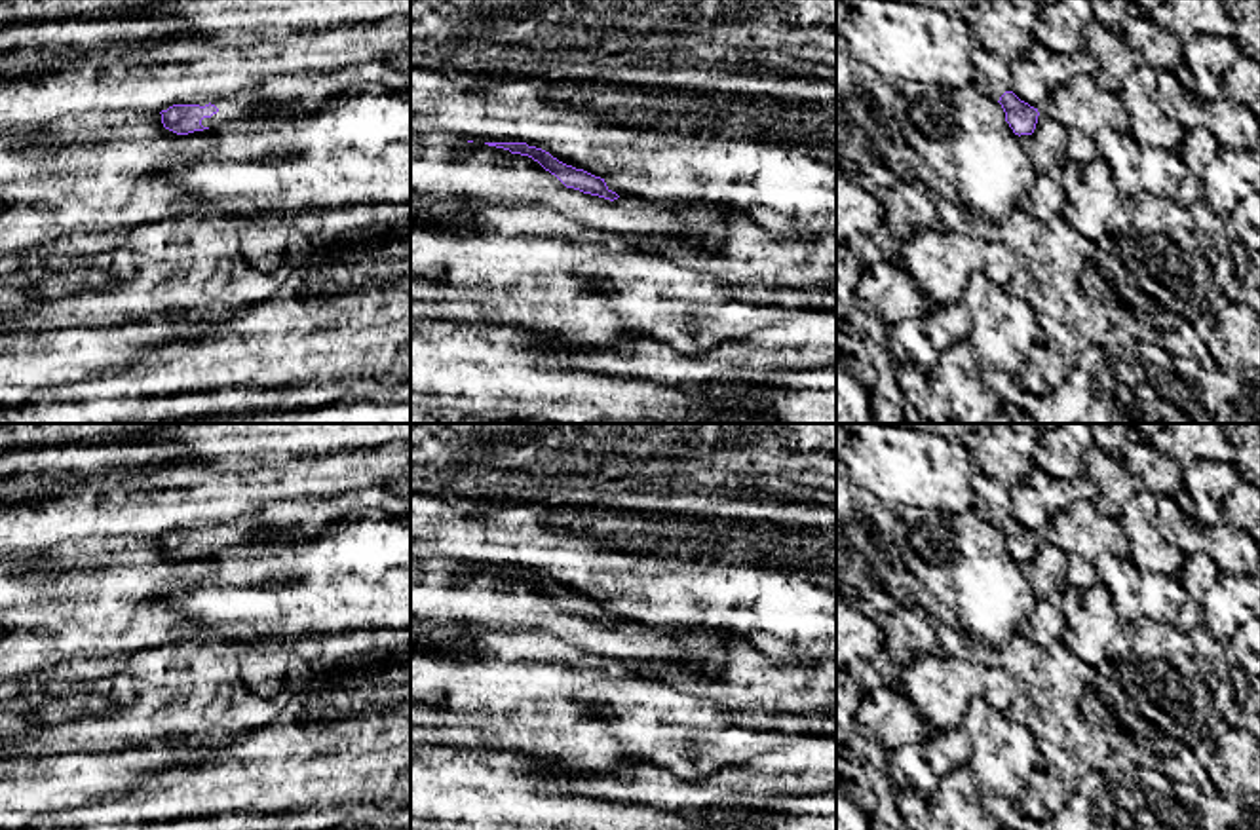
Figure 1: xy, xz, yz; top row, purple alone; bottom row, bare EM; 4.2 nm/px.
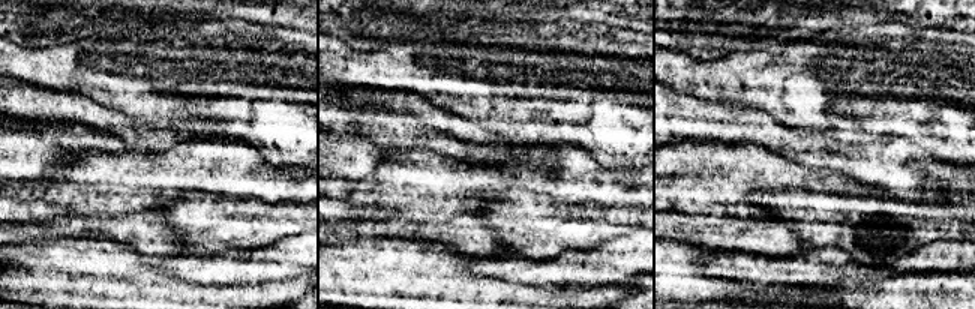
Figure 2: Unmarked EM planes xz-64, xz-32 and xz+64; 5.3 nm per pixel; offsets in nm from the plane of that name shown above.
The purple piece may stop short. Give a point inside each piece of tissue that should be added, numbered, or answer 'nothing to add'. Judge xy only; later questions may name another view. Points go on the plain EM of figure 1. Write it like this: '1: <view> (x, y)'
1: xy (289, 519)

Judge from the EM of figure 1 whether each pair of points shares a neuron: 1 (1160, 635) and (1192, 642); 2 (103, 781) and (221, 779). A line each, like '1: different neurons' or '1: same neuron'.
1: same neuron
2: different neurons

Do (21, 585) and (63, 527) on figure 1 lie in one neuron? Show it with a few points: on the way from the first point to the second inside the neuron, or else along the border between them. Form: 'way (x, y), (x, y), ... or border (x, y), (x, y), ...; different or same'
border (86, 536), (73, 538), (48, 553), (19, 555); different

